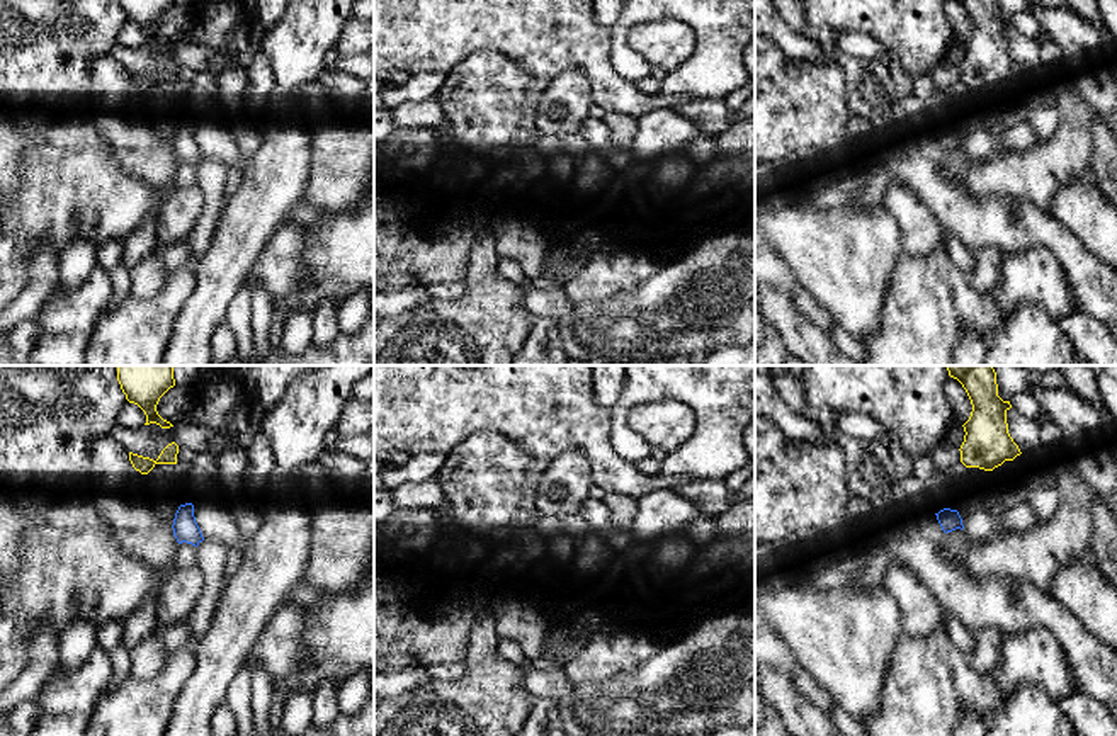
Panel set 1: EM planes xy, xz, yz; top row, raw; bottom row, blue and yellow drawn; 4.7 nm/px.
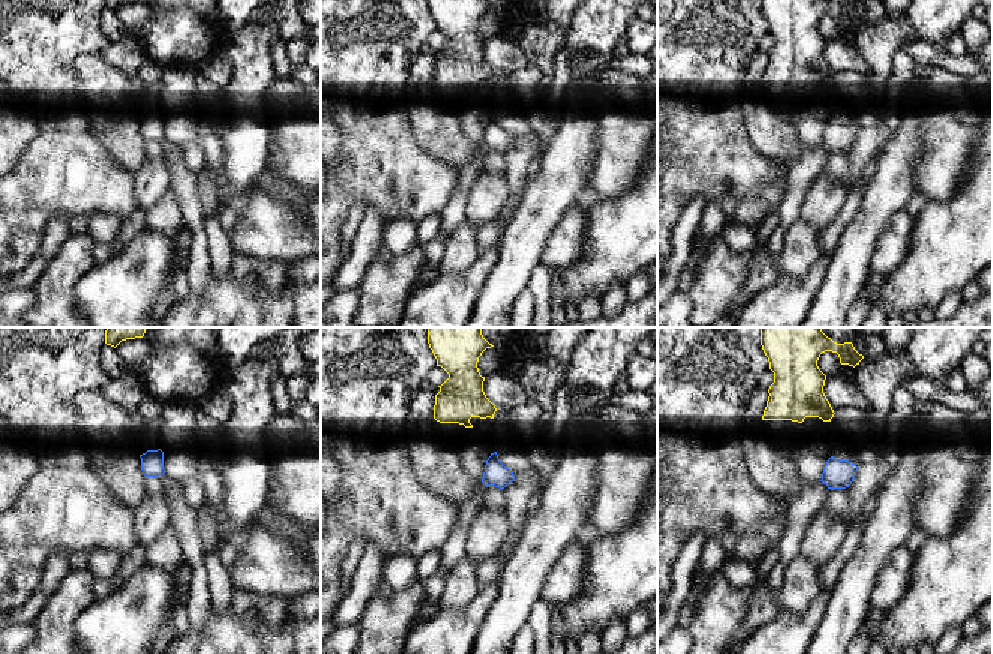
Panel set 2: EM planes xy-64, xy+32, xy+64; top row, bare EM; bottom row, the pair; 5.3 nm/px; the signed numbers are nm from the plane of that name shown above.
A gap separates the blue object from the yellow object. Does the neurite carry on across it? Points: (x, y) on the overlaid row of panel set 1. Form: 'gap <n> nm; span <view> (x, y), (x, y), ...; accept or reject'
gap 200 nm; span xy (186, 503), (175, 463); reject

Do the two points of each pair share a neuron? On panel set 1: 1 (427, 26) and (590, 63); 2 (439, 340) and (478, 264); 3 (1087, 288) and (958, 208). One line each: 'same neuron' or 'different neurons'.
1: same neuron
2: same neuron
3: same neuron

